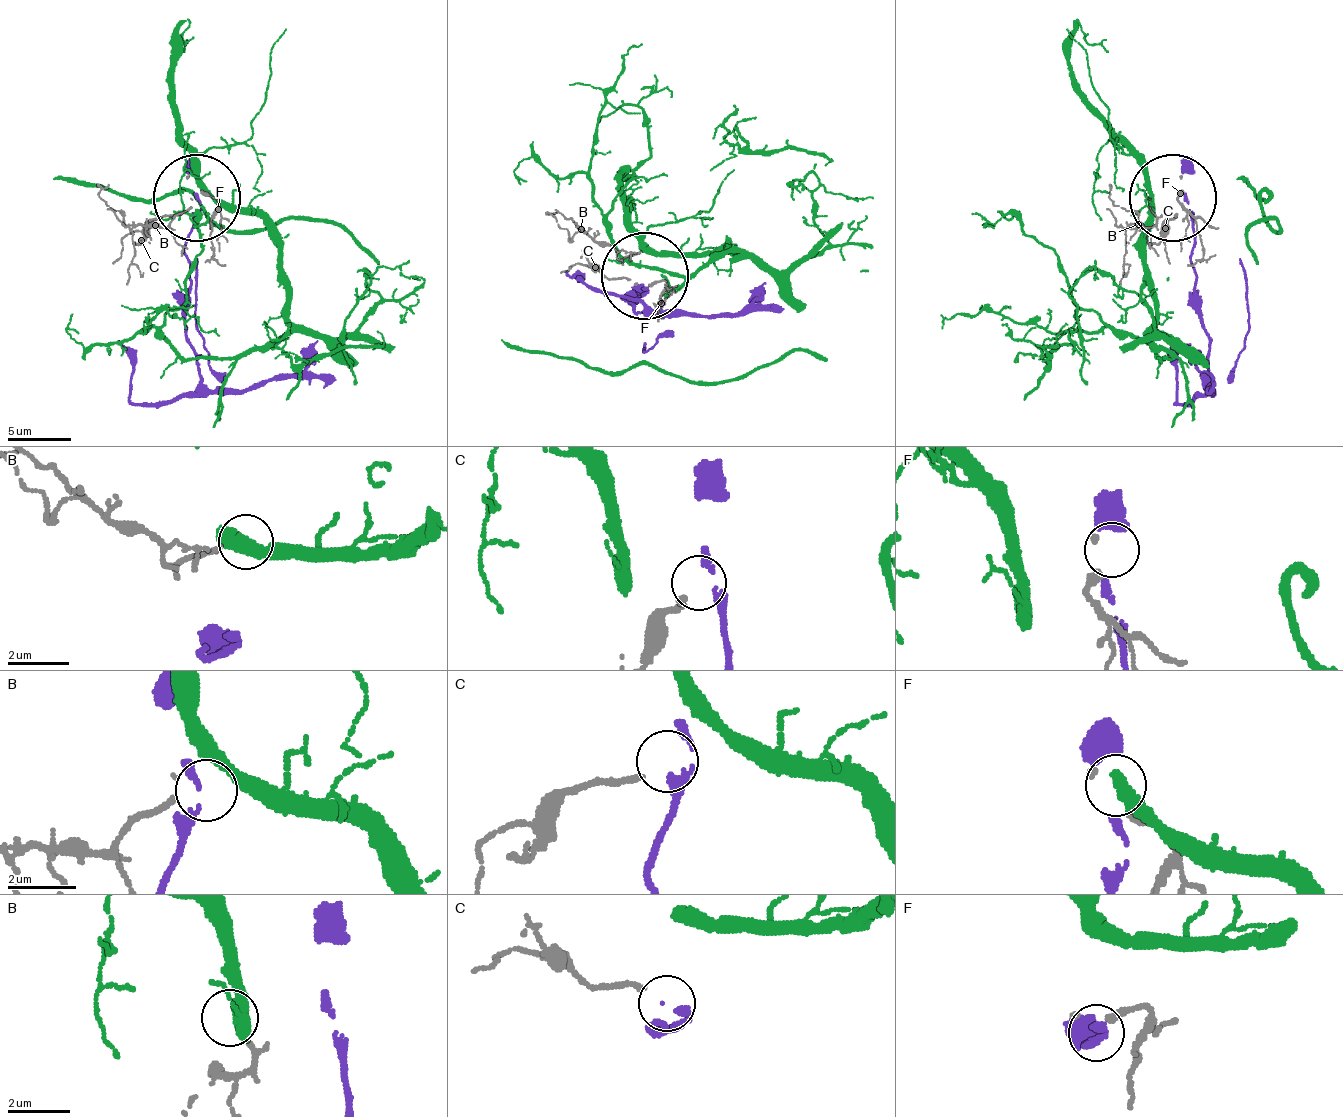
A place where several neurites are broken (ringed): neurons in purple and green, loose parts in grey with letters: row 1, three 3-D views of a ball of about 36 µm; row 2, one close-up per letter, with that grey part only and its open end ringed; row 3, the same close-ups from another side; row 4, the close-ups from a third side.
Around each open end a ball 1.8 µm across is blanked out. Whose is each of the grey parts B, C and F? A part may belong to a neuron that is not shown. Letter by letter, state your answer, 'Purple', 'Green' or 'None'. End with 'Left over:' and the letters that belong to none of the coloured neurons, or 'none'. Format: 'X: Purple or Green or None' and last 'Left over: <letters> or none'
B: Green
C: None
F: Purple
Left over: C

